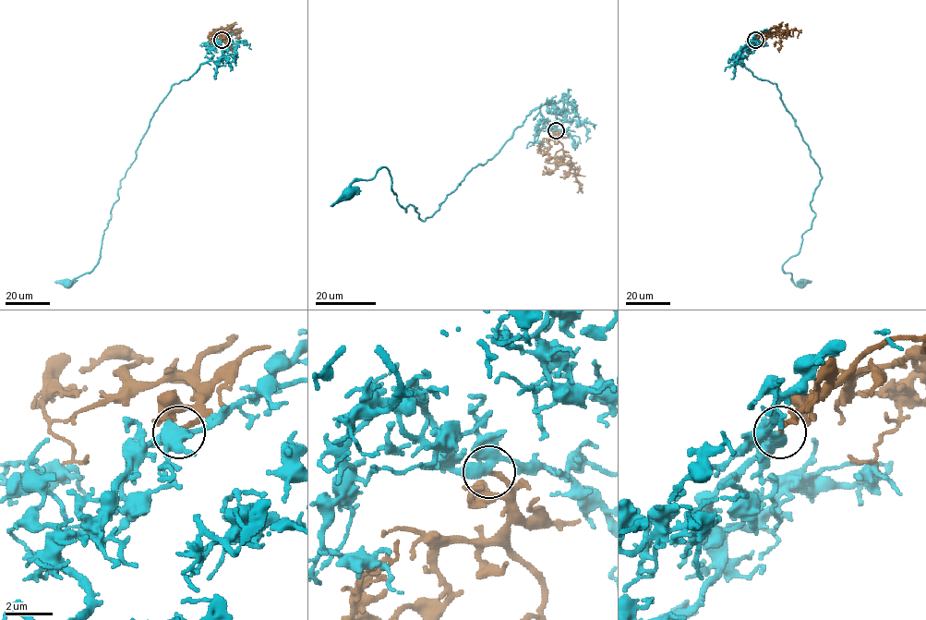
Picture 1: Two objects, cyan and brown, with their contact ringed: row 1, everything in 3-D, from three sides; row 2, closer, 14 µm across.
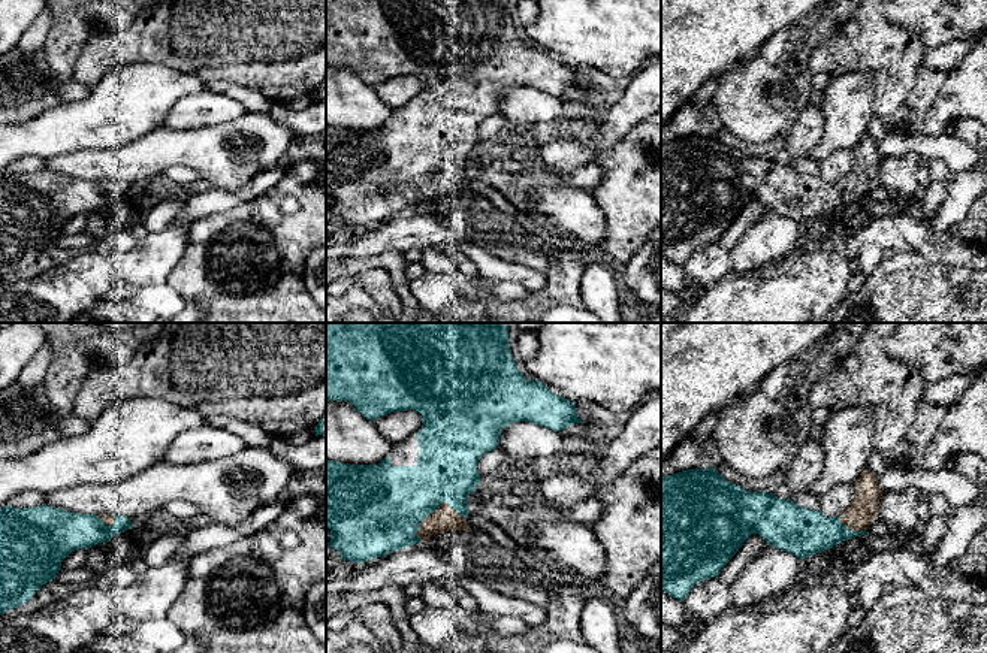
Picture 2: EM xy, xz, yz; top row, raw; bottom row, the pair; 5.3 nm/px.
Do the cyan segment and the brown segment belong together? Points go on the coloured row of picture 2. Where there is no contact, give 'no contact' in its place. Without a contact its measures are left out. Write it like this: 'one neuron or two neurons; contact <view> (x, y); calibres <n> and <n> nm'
one neuron; contact xz (437, 508); calibres 380 and 130 nm

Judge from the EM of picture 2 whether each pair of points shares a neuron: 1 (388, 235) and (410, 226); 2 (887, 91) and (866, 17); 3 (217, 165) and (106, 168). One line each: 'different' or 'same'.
1: same
2: same
3: same

